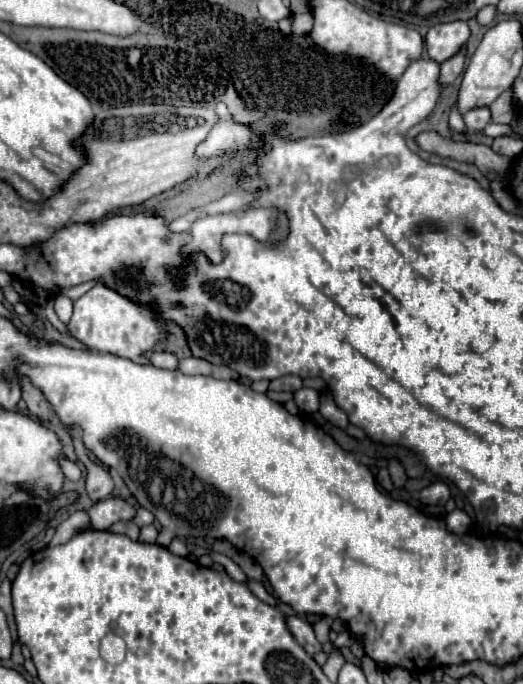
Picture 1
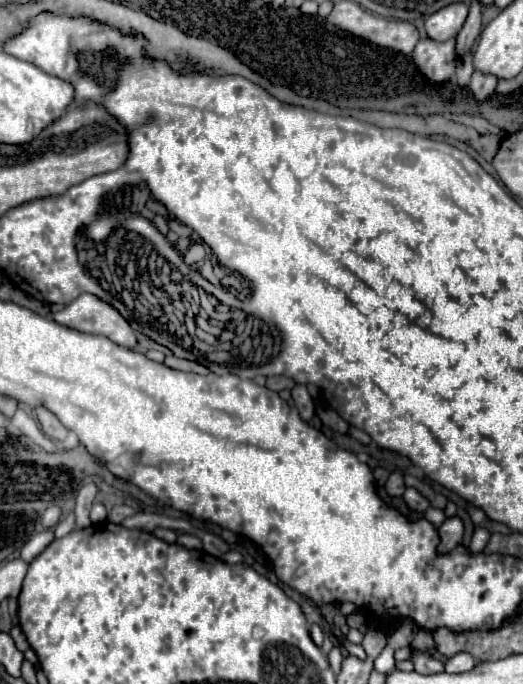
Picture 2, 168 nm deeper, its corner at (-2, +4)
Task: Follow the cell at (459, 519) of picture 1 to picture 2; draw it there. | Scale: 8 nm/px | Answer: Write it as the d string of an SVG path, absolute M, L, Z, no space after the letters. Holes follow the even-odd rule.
M458 517L446 519L442 523L442 527L438 529L438 535L440 535L438 553L450 553L452 549L456 549L462 541L462 533L464 533L464 527L462 527L462 521Z

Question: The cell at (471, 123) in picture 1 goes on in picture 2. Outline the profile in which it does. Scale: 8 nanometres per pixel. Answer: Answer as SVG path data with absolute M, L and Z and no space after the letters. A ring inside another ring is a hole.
M474 71L472 81L470 81L470 89L476 99L486 99L488 95L494 93L496 83L498 83L498 79L494 75L484 75L480 71Z

